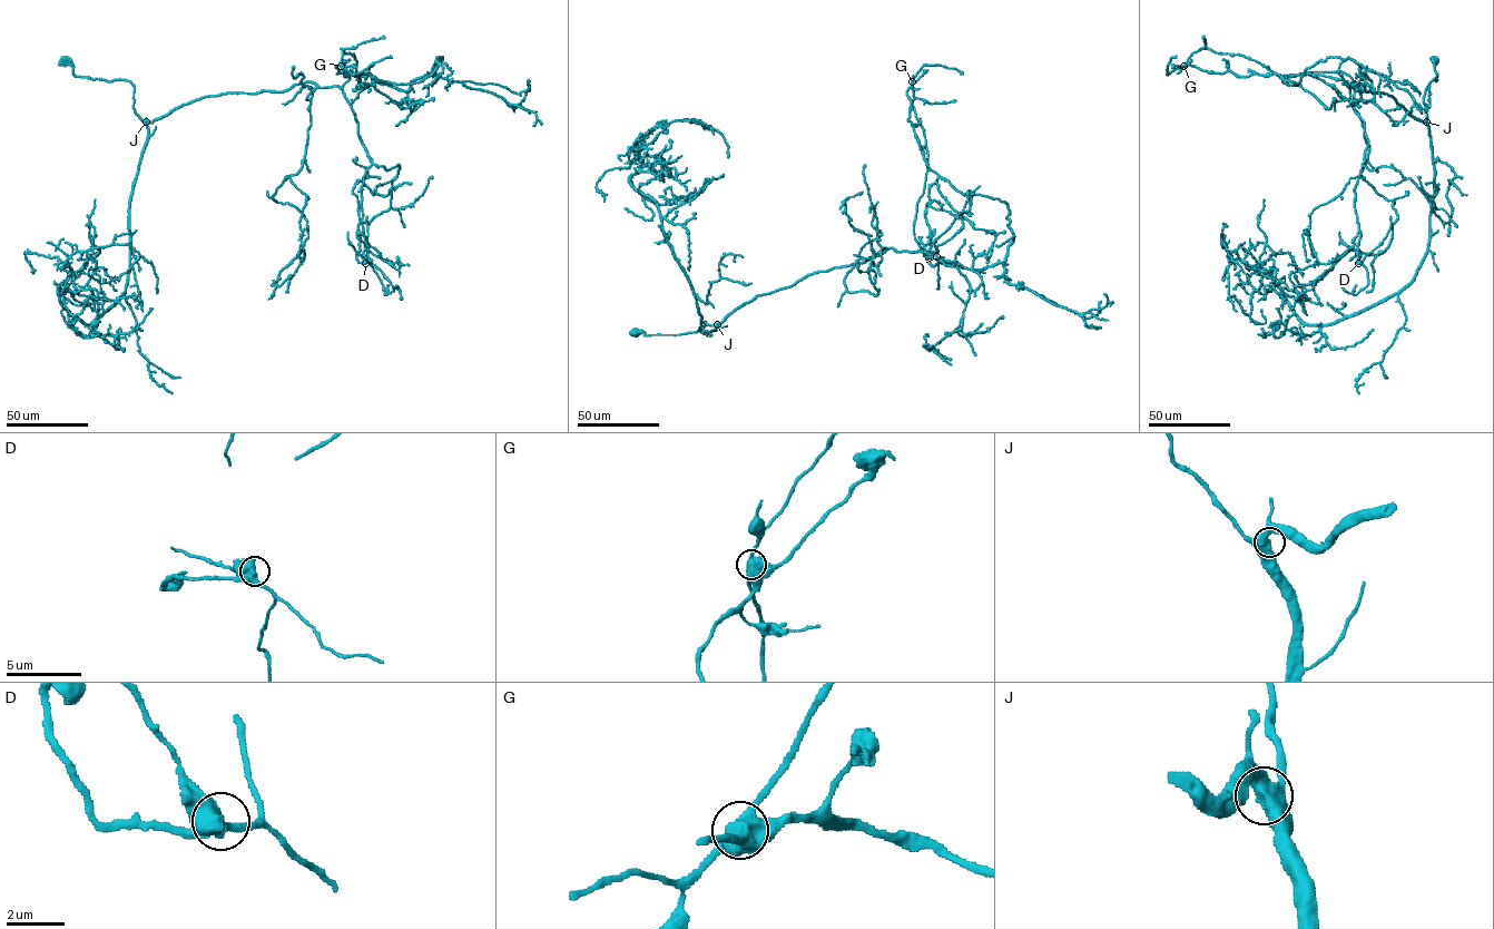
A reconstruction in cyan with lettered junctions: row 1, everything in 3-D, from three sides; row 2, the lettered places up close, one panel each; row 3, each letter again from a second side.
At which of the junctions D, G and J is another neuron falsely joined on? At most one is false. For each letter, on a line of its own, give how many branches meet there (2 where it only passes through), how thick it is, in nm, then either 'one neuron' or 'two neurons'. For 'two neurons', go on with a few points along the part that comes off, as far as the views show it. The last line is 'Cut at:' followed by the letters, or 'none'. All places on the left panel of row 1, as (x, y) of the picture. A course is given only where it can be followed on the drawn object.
D: 3 | 480 nm | one neuron
G: 3 | 500 nm | two neurons | (341, 66), (336, 74), (347, 77), (409, 84), (429, 77), (442, 57), (434, 75), (534, 111), (533, 125)
J: 3 | 480 nm | one neuron
Cut at: G

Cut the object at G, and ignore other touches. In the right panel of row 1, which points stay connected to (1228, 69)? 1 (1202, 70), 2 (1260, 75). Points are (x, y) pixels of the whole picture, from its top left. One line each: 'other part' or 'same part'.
1: same part
2: same part

